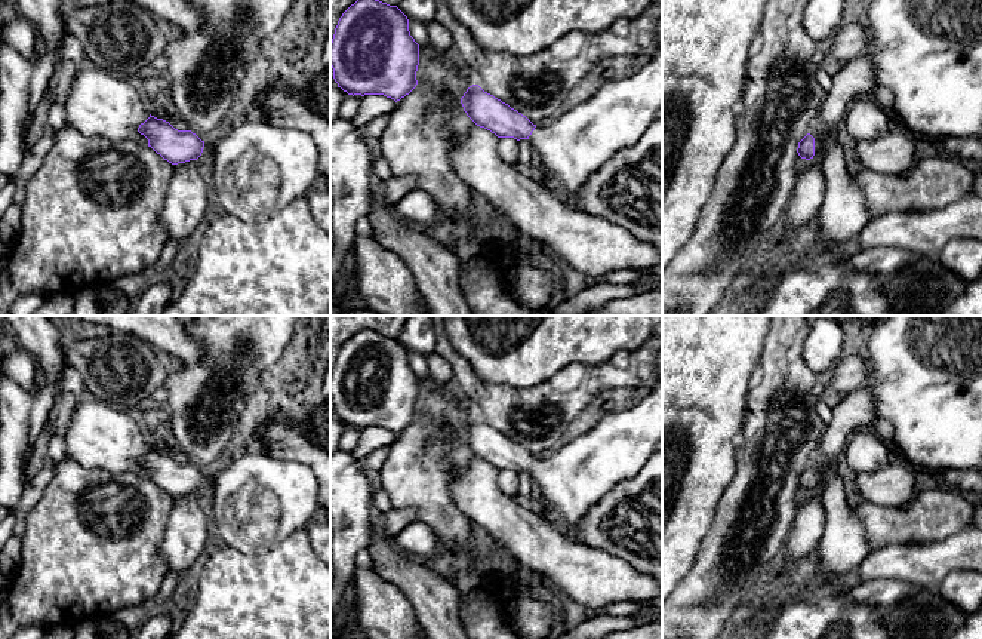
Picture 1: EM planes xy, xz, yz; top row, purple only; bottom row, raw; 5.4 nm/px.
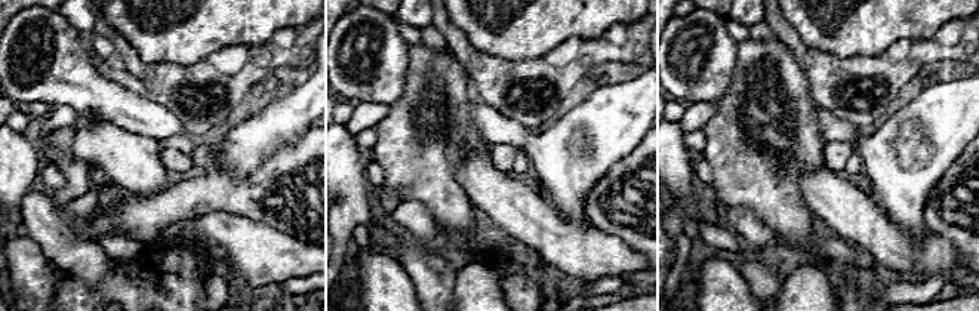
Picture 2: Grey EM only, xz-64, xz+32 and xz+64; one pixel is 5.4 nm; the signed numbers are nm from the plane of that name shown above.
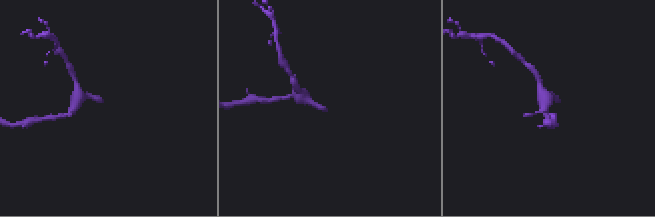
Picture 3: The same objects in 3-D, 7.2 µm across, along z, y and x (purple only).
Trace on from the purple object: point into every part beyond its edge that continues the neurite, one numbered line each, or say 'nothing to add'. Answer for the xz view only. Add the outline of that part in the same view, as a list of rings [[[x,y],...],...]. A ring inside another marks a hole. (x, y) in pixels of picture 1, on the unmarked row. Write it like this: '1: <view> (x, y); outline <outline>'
1: xz (584, 470); outline [[[650,375],[650,393],[643,402],[631,409],[604,415],[592,430],[566,443],[551,458],[536,458],[529,469],[532,479],[541,486],[547,511],[560,520],[566,528],[564,534],[572,540],[581,541],[575,535],[578,522],[618,483],[634,477],[662,440],[662,375]]]

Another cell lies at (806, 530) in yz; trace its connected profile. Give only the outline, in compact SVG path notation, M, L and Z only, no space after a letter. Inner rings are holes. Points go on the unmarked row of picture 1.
M810 491L807 501L795 507L779 560L789 559L797 562L816 553L825 531L825 520L826 510L822 491Z

